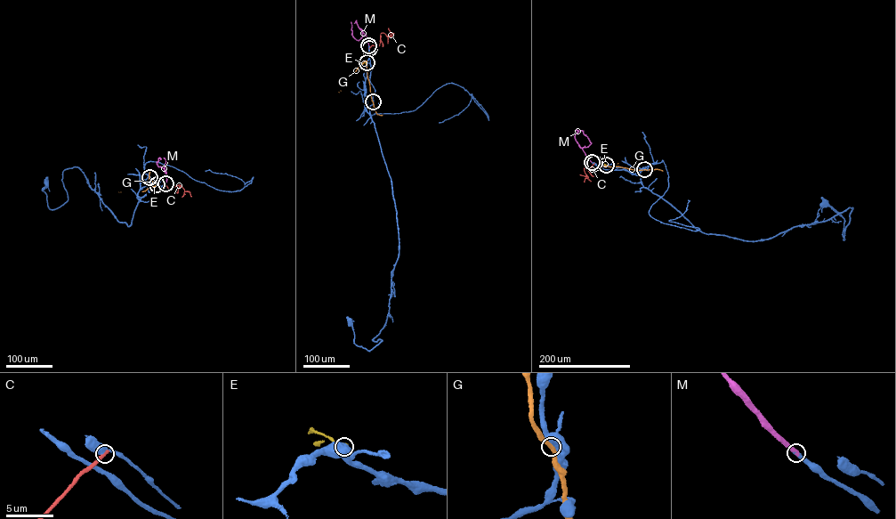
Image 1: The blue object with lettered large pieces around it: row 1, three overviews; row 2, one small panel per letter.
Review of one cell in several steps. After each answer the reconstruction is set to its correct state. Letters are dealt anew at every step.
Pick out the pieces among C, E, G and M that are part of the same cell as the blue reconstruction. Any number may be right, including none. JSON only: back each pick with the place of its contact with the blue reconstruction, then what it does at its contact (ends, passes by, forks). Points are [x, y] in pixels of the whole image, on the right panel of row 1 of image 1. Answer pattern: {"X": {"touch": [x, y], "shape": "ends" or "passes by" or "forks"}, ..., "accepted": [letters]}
{"M": {"touch": [592, 162], "shape": "ends"}, "accepted": ["M"]}

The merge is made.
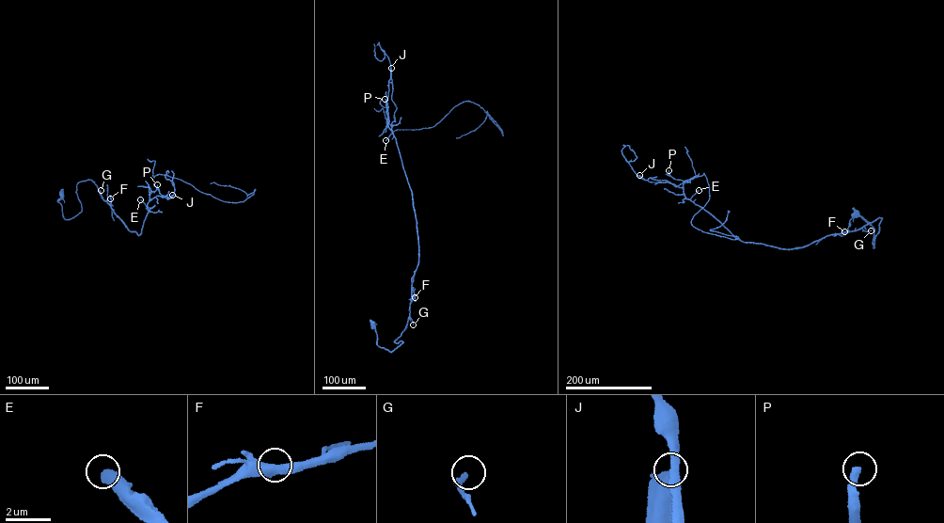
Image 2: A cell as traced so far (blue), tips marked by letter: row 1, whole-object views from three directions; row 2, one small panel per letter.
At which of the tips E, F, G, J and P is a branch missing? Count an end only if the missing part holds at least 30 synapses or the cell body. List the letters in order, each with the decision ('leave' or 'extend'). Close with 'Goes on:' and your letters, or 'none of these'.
E: extend
F: leave
G: leave
J: leave
P: extend
Goes on: E, P

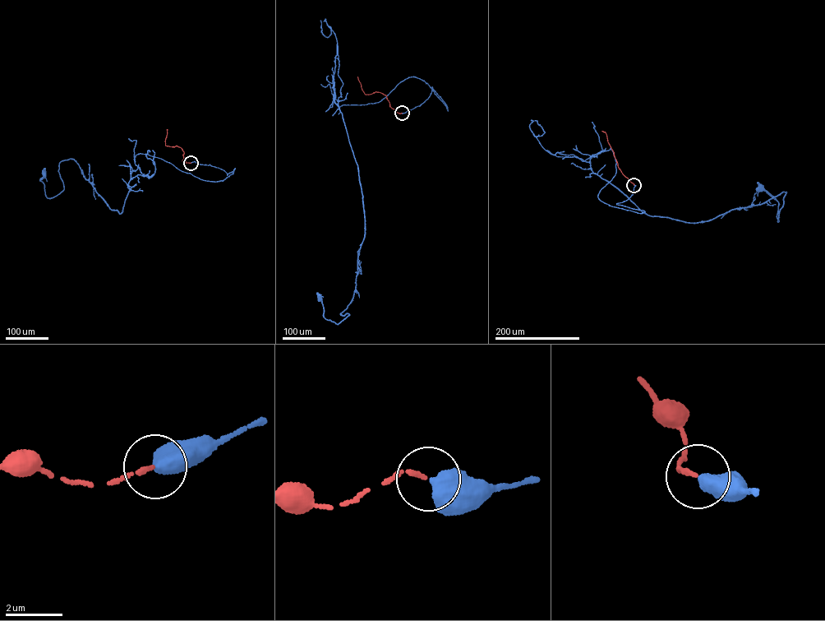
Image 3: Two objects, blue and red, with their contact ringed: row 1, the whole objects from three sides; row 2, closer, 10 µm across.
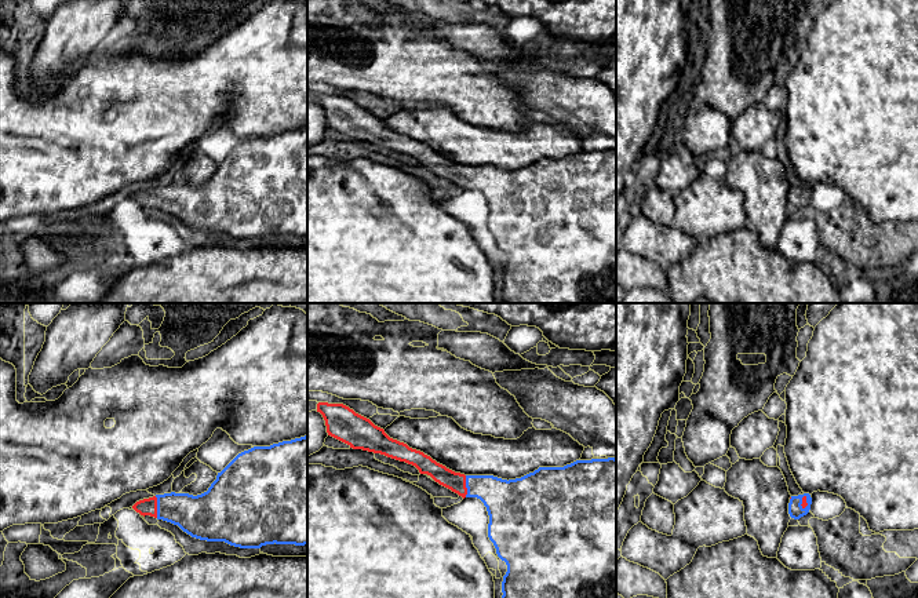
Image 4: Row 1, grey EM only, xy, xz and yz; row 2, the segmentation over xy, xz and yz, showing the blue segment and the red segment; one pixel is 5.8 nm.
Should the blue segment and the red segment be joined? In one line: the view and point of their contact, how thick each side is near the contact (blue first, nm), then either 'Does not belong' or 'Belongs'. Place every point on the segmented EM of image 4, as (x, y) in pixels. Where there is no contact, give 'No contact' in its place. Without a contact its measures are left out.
Touches blue at xy (157, 507). Thickness 240 nm (blue) against 100 nm. Belongs

